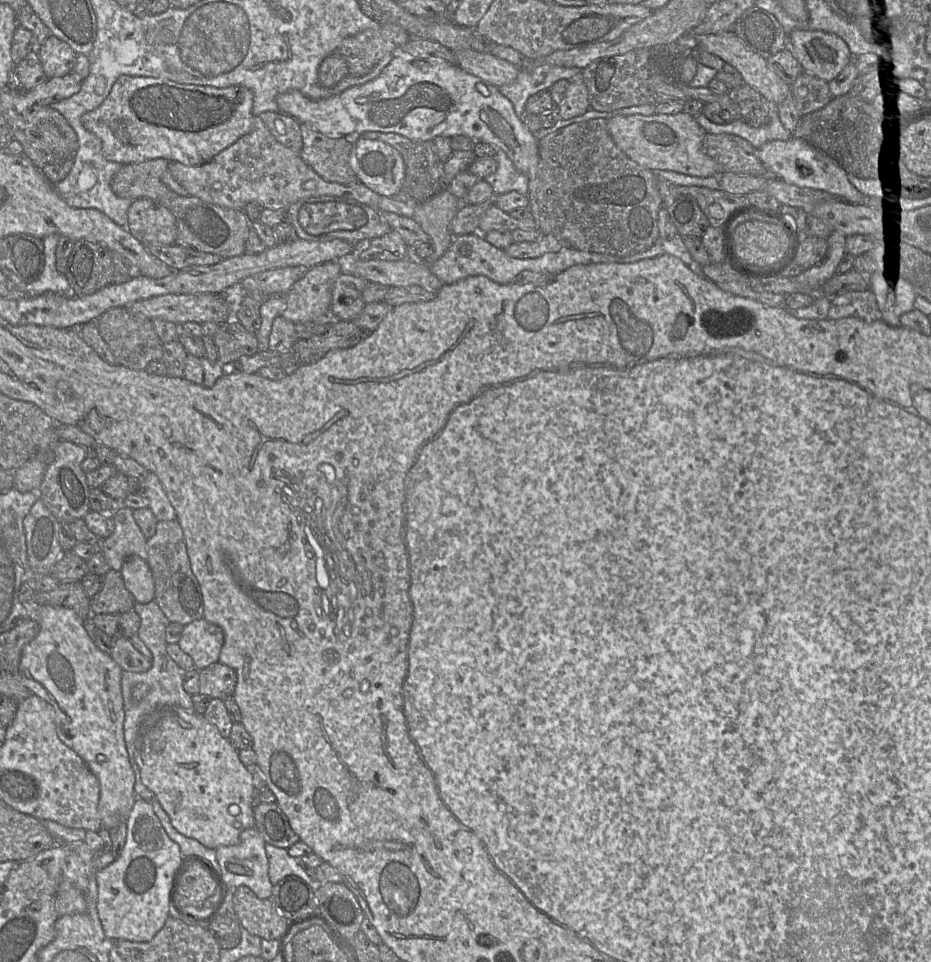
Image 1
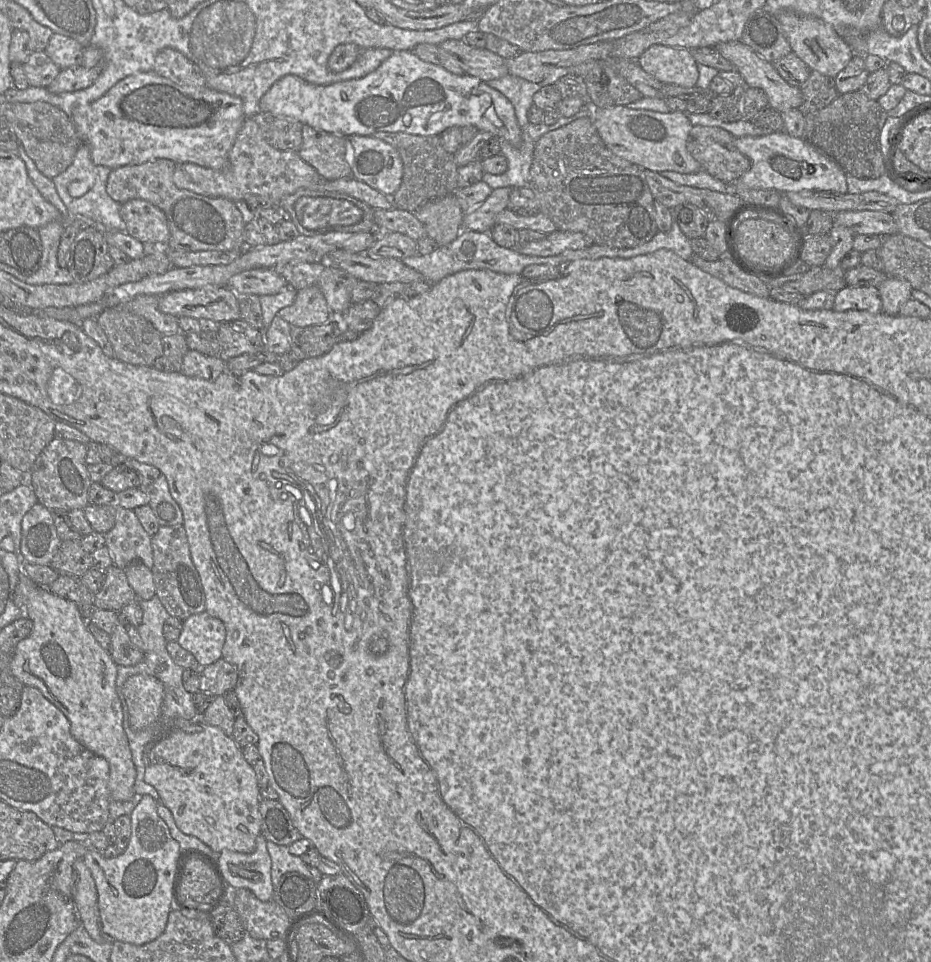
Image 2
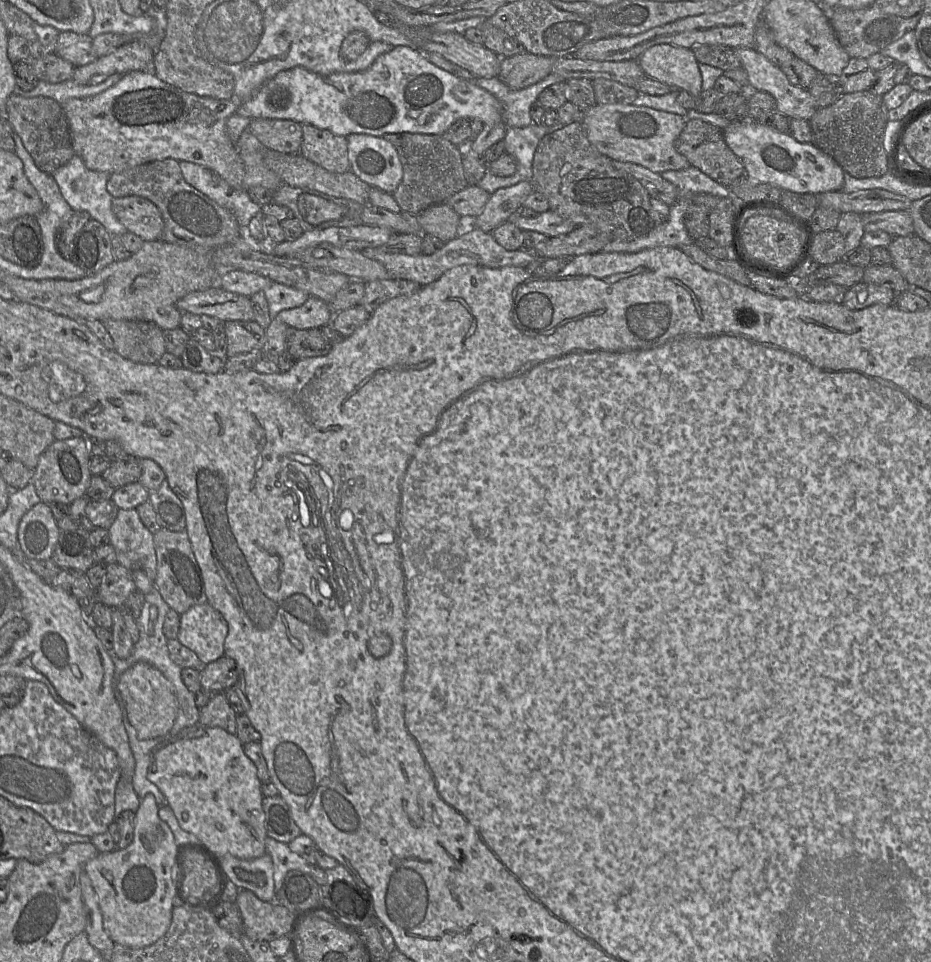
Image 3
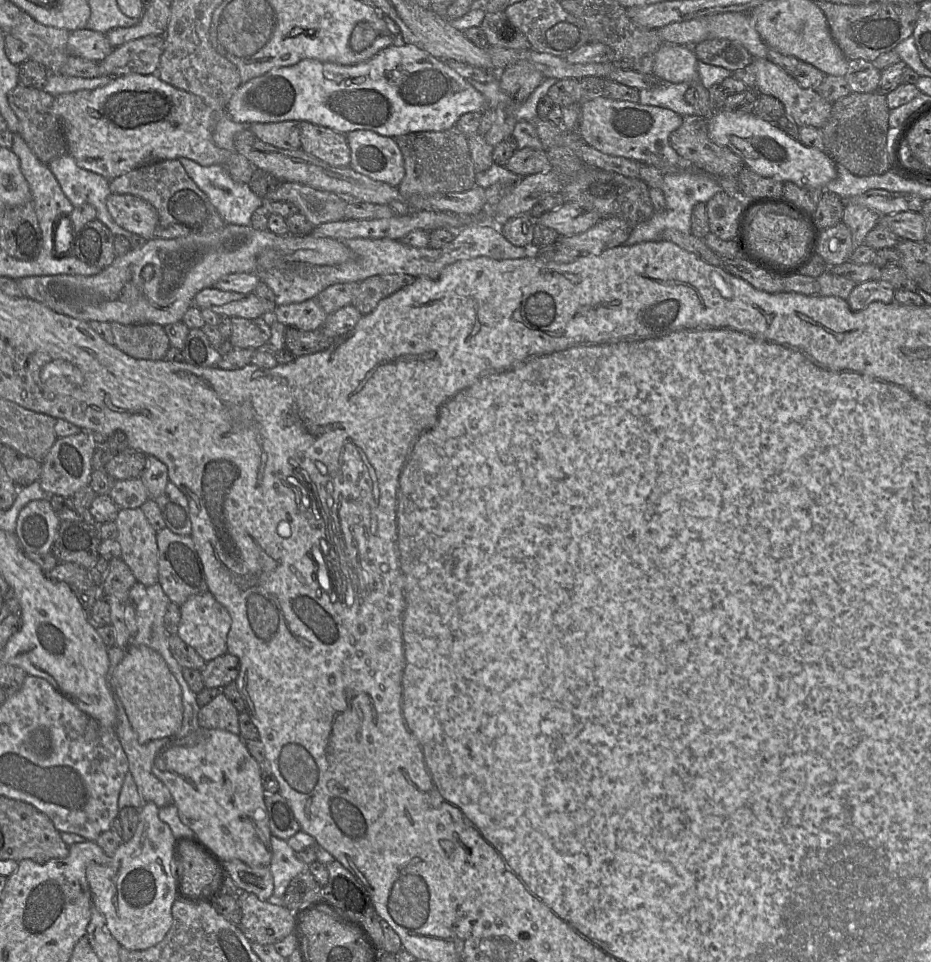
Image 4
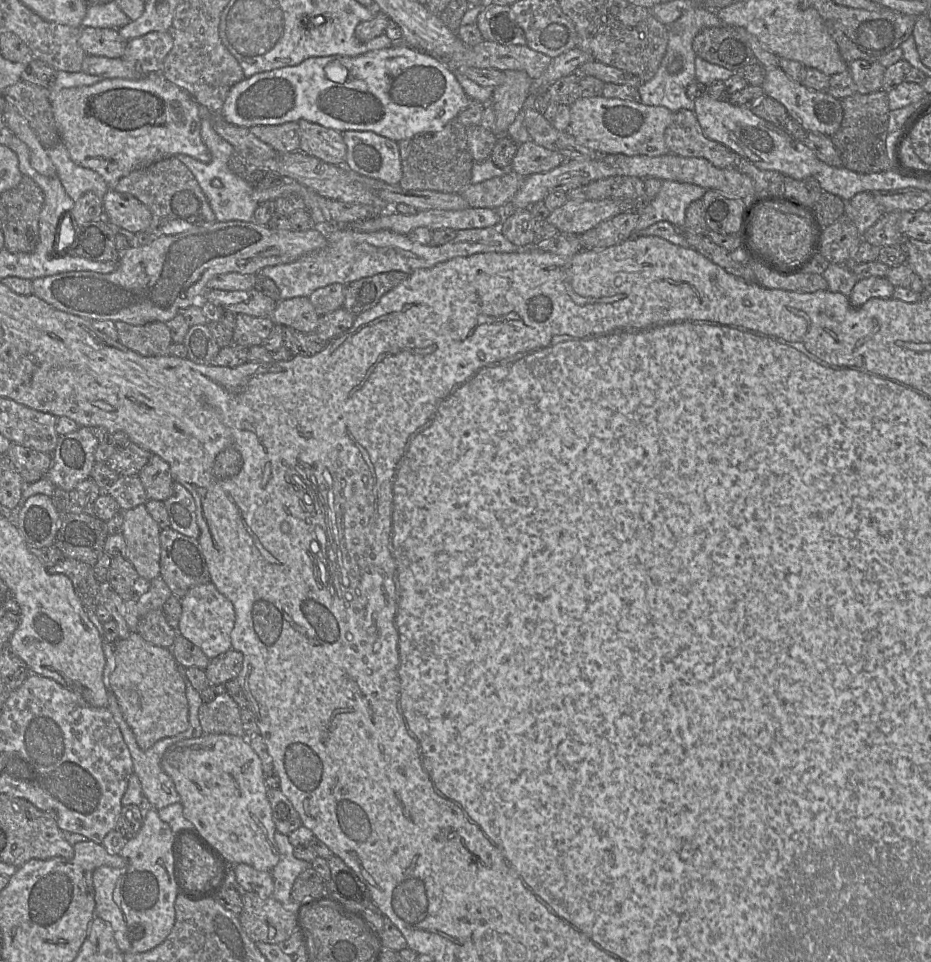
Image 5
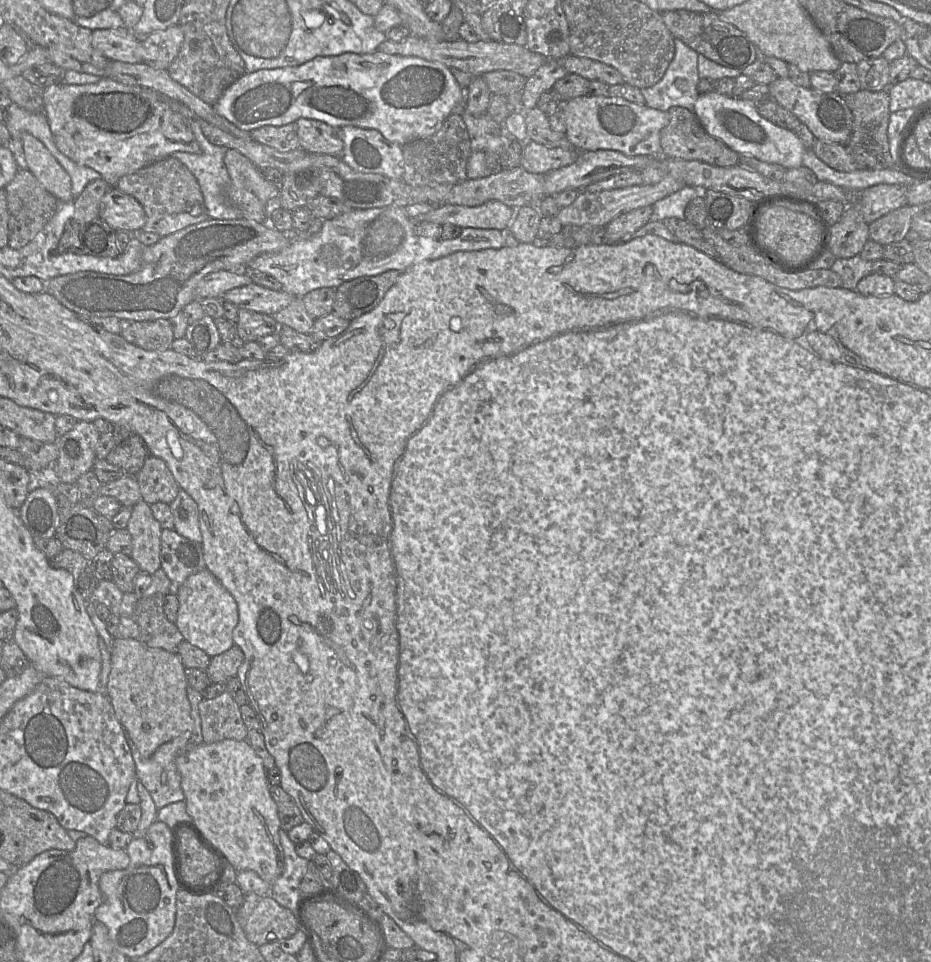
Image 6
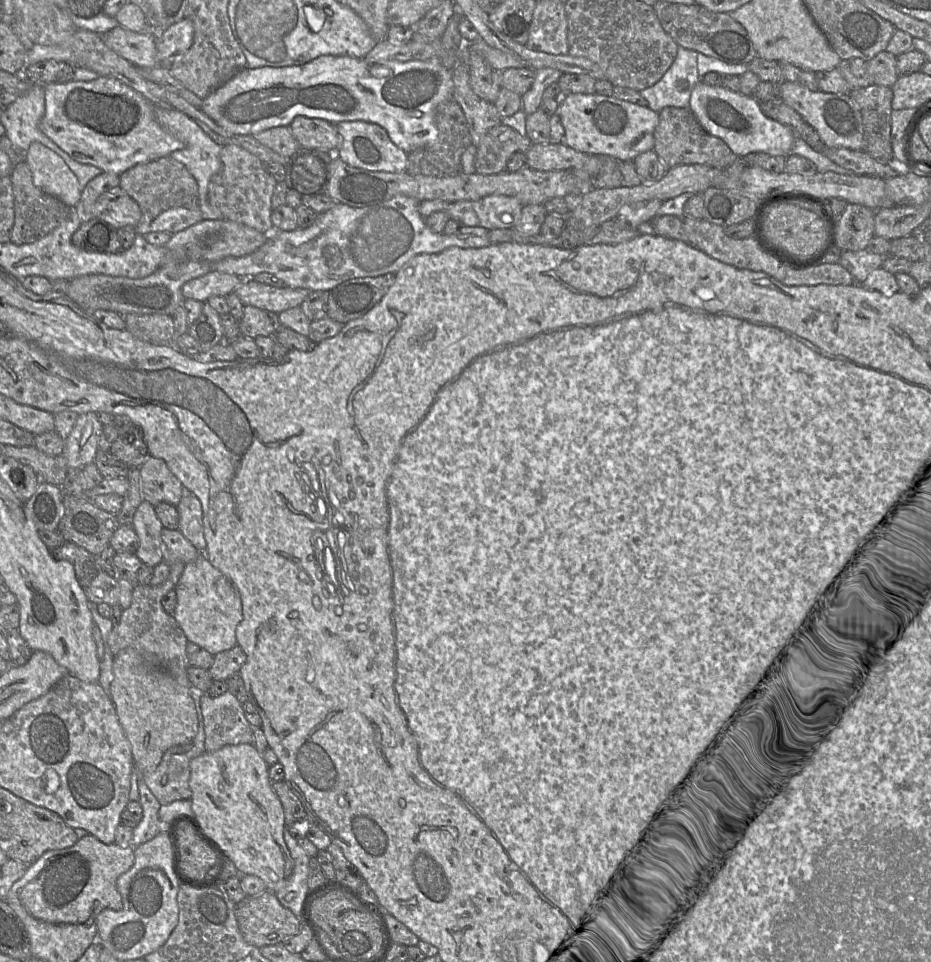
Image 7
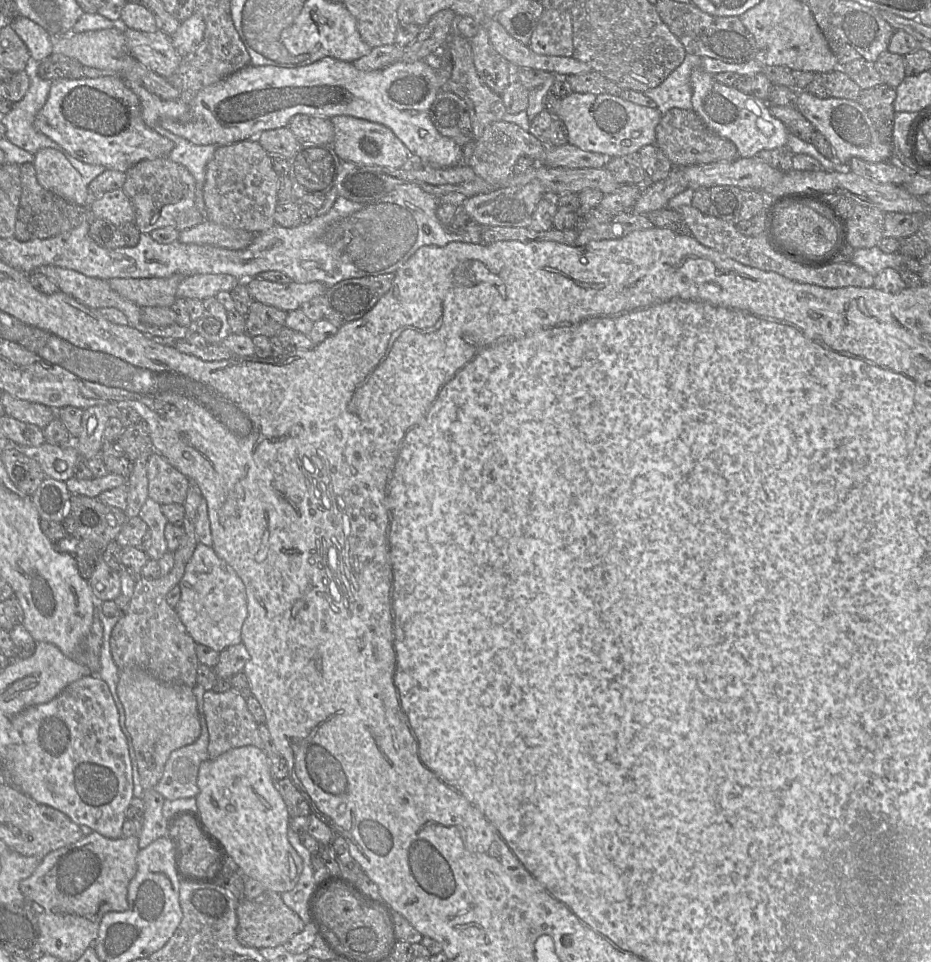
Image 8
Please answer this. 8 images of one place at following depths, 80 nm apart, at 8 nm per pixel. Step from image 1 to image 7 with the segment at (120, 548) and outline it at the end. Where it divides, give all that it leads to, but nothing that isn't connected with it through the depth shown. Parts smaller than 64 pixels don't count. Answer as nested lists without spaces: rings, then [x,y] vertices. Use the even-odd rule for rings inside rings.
[[[143,500],[131,523],[139,538],[139,547],[135,555],[144,565],[152,568],[163,561],[161,538],[163,525],[154,507],[150,502]]]

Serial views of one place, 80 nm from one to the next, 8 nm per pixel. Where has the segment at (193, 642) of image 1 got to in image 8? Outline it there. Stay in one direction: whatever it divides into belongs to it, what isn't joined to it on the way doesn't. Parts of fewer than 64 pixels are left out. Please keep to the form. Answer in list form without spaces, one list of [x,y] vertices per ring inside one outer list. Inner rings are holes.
[[[197,544],[179,586],[181,595],[175,610],[196,643],[206,645],[220,653],[226,647],[242,642],[242,625],[248,614],[245,585],[235,570],[218,556],[213,546]]]

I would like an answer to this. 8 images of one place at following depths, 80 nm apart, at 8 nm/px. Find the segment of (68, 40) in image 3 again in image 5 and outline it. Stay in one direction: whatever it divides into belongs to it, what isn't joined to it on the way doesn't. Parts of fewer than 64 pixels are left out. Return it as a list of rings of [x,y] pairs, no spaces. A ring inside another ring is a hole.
[[[83,27],[81,29],[78,43],[86,55],[102,56],[107,58],[122,58],[127,46],[127,42],[118,29]]]

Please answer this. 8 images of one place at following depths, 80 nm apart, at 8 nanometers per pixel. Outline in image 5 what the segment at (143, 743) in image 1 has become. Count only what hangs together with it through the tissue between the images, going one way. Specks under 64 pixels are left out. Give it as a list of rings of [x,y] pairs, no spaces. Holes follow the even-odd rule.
[[[203,734],[199,738],[191,738],[176,742],[167,748],[161,760],[164,772],[171,777],[175,788],[181,798],[183,805],[183,815],[193,824],[193,830],[206,841],[215,851],[217,851],[229,864],[247,864],[259,871],[269,871],[277,865],[280,859],[279,851],[275,843],[274,835],[276,827],[272,818],[272,809],[267,798],[267,785],[265,783],[265,773],[262,763],[257,753],[252,749],[246,736],[235,736],[229,734]]]

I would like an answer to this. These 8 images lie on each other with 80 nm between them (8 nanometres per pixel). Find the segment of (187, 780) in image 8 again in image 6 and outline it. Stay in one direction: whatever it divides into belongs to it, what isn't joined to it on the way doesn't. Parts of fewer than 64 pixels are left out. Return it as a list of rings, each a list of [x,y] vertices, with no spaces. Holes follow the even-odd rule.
[[[188,684],[187,696],[191,704],[191,717],[193,719],[193,728],[191,731],[185,732],[179,737],[163,743],[150,758],[142,757],[136,746],[129,740],[132,757],[136,767],[136,777],[147,789],[158,809],[161,809],[168,804],[185,800],[185,795],[181,787],[181,777],[177,770],[175,760],[180,754],[188,749],[203,743],[199,713],[199,703],[203,699],[203,695]]]

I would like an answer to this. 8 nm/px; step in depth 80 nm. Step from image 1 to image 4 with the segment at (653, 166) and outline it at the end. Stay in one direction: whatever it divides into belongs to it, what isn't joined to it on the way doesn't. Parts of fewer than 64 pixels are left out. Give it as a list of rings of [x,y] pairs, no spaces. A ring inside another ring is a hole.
[[[603,96],[579,105],[578,131],[585,142],[612,156],[620,156],[658,169],[666,167],[693,168],[679,156],[669,143],[670,134],[680,127],[683,116],[663,107],[605,98]]]

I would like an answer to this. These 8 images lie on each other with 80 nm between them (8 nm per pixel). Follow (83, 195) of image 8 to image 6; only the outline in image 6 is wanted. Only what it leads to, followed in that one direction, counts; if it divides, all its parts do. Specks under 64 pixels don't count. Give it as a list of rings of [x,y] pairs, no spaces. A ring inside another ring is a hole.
[[[29,133],[21,141],[28,170],[41,185],[60,201],[73,201],[71,178],[45,145]]]

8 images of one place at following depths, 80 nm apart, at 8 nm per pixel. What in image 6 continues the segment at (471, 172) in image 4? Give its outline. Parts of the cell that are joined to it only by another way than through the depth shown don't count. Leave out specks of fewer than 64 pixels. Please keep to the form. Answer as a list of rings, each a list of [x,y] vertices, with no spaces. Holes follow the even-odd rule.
[[[456,111],[449,115],[440,130],[432,136],[404,144],[402,180],[411,186],[456,184],[467,177],[467,162],[472,153],[469,133],[462,114]]]

